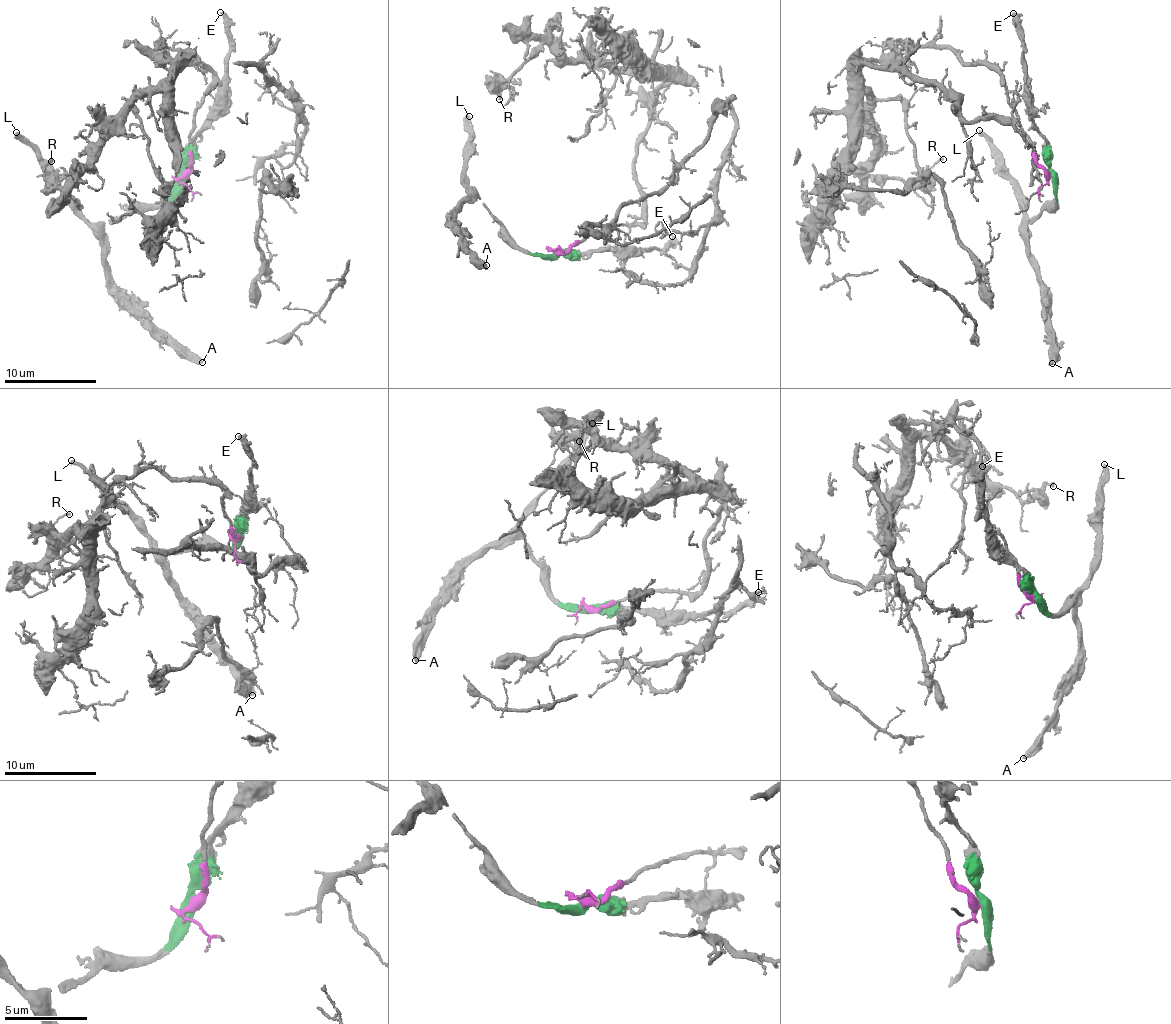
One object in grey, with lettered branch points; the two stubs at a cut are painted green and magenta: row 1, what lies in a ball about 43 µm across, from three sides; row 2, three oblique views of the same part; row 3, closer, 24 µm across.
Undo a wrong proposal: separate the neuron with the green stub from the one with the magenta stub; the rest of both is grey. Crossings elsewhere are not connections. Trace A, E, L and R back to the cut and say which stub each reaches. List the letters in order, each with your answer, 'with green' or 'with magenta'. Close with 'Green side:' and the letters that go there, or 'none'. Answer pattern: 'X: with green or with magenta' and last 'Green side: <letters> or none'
A: with green
E: with green
L: with green
R: with magenta
Green side: A, E, L

